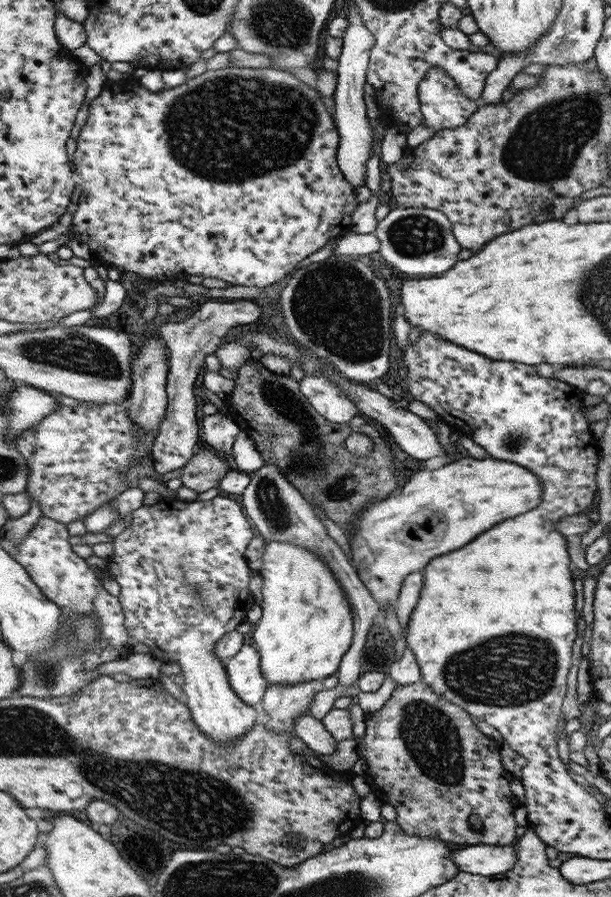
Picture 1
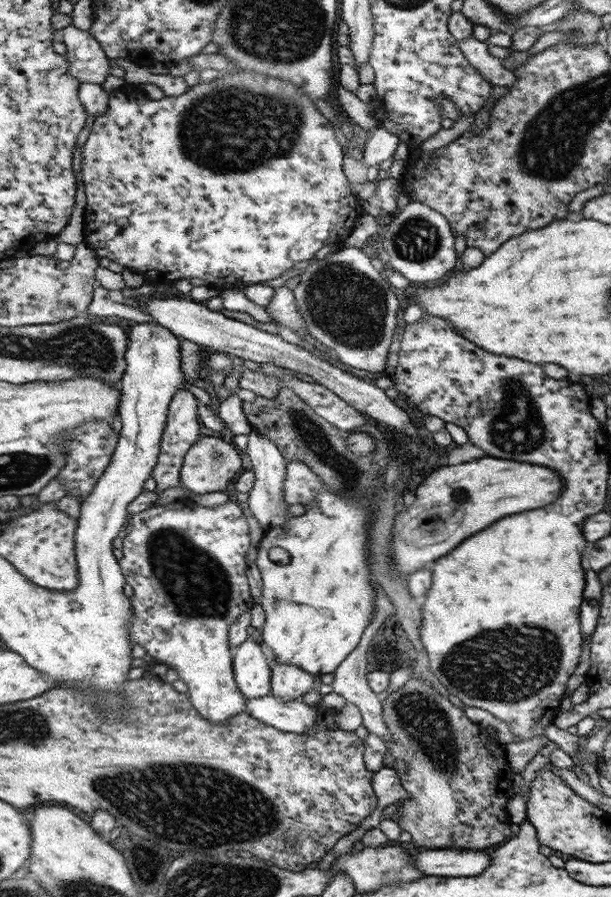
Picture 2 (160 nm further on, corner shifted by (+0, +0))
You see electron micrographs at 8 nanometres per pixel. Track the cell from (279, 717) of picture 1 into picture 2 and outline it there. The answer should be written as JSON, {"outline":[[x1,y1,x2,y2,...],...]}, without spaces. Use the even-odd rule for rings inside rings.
{"outline":[[264,647,266,658,272,665,272,696,286,701,300,700,313,688,315,676,298,665,278,664,274,652]]}

